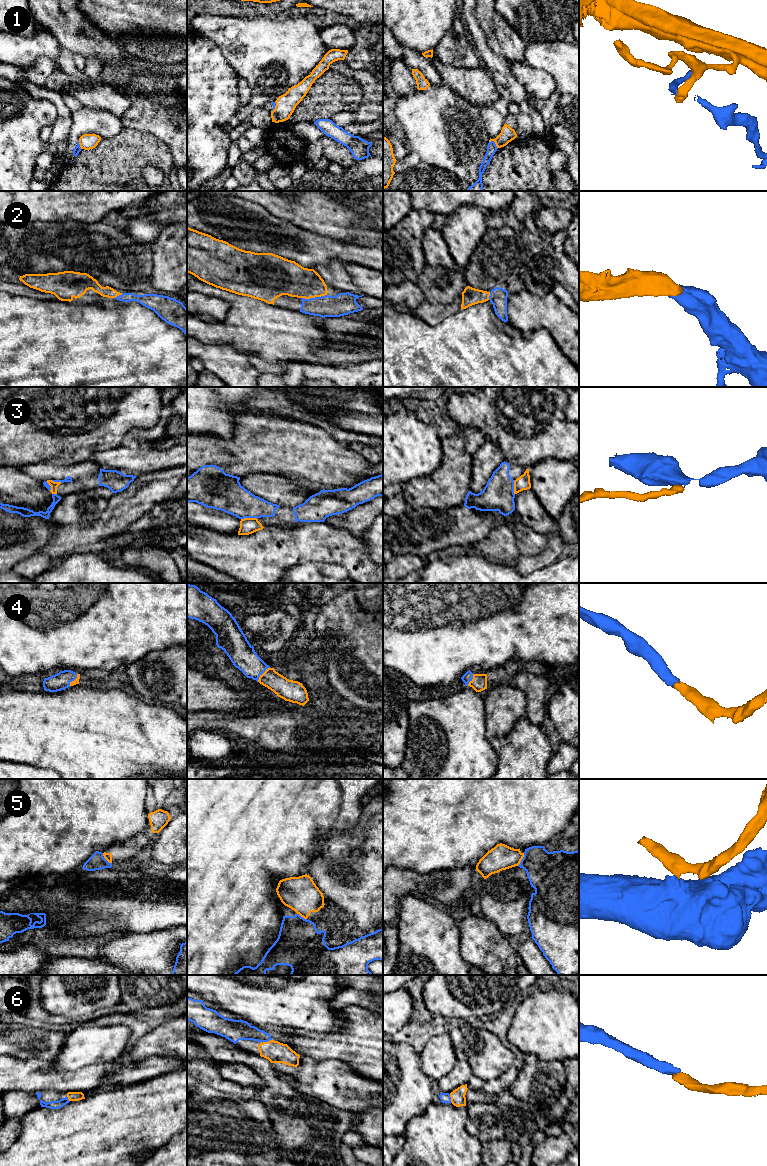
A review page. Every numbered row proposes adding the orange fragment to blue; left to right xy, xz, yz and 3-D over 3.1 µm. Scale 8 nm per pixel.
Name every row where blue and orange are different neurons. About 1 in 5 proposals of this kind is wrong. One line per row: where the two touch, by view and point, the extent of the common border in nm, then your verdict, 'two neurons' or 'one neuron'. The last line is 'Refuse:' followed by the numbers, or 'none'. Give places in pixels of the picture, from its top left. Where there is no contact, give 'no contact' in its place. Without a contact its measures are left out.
1: contact yz (494, 143); length 90 nm; two neurons
2: contact xz (313, 298); length 220 nm; one neuron
3: contact xz (248, 517); length 130 nm; two neurons
4: contact xz (262, 673); length 160 nm; one neuron
5: contact yz (522, 859); length 120 nm; two neurons
6: contact xz (267, 1041); length 80 nm; one neuron
Refuse: 1, 3, 5

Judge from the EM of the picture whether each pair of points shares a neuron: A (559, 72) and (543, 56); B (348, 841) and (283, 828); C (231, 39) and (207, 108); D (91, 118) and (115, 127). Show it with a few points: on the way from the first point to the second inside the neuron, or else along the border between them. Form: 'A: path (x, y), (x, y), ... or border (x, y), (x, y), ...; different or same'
A: path (555, 68), (547, 60); same
B: border (348, 830), (331, 830), (314, 857); different
C: border (210, 39), (220, 49), (224, 58), (239, 76); different
D: path (97, 120), (109, 126); same

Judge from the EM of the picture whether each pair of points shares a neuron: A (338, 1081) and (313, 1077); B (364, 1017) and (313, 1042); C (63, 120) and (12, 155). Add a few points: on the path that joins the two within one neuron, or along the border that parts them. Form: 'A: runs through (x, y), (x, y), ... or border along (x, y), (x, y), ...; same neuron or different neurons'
A: runs through (332, 1081), (319, 1079); same neuron
B: runs through (351, 1030), (339, 1042), (326, 1042); same neuron
C: border along (56, 107), (56, 119), (51, 124); different neurons

